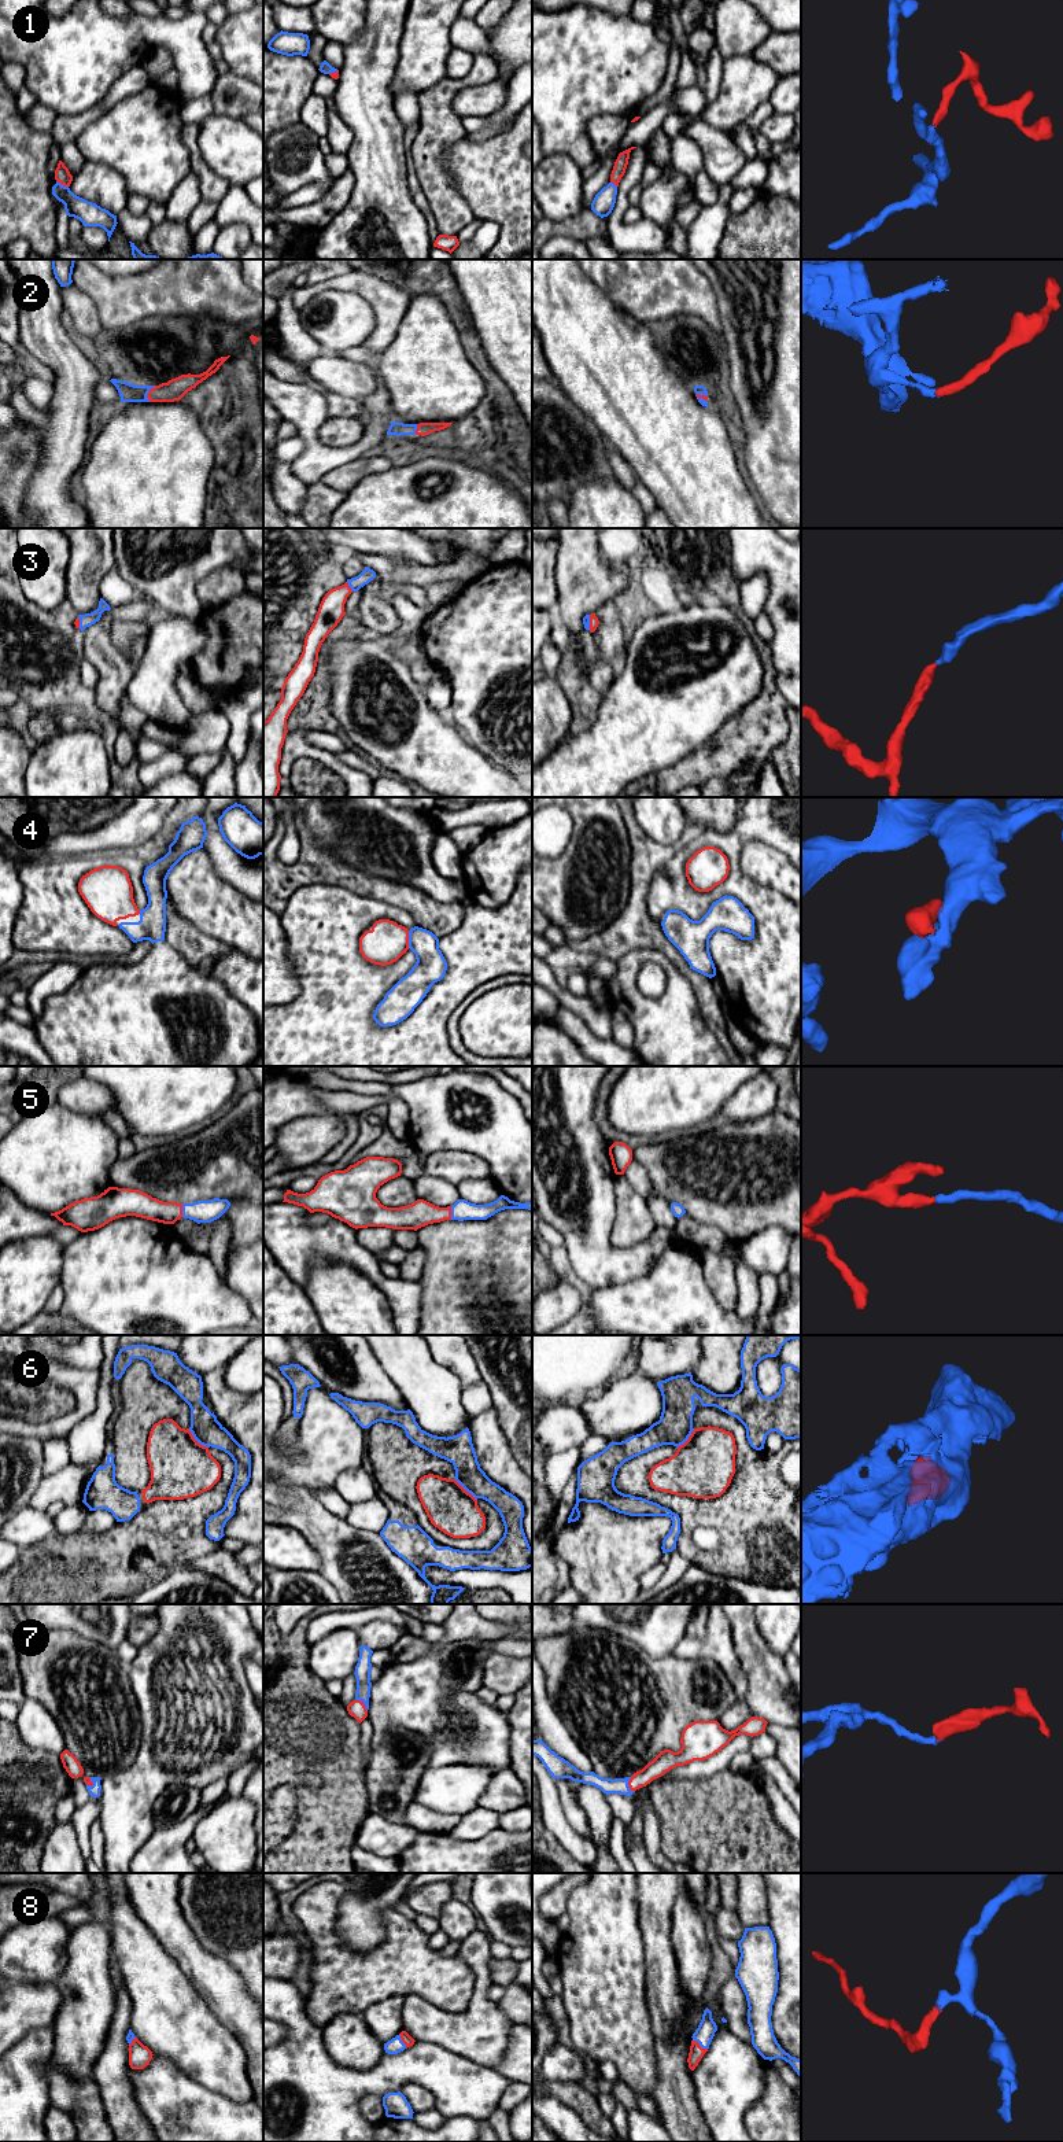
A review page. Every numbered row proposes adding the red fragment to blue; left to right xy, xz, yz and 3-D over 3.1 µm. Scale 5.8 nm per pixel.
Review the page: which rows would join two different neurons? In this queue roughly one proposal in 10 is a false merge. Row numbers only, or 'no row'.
no row

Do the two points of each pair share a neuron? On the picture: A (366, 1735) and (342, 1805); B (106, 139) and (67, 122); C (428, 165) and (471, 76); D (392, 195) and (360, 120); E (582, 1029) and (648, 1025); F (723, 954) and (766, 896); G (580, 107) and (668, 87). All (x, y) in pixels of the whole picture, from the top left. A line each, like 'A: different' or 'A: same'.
A: different
B: different
C: same
D: same
E: different
F: same
G: different

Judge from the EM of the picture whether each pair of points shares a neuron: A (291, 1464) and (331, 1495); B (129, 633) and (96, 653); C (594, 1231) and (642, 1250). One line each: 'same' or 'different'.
A: different
B: different
C: same

